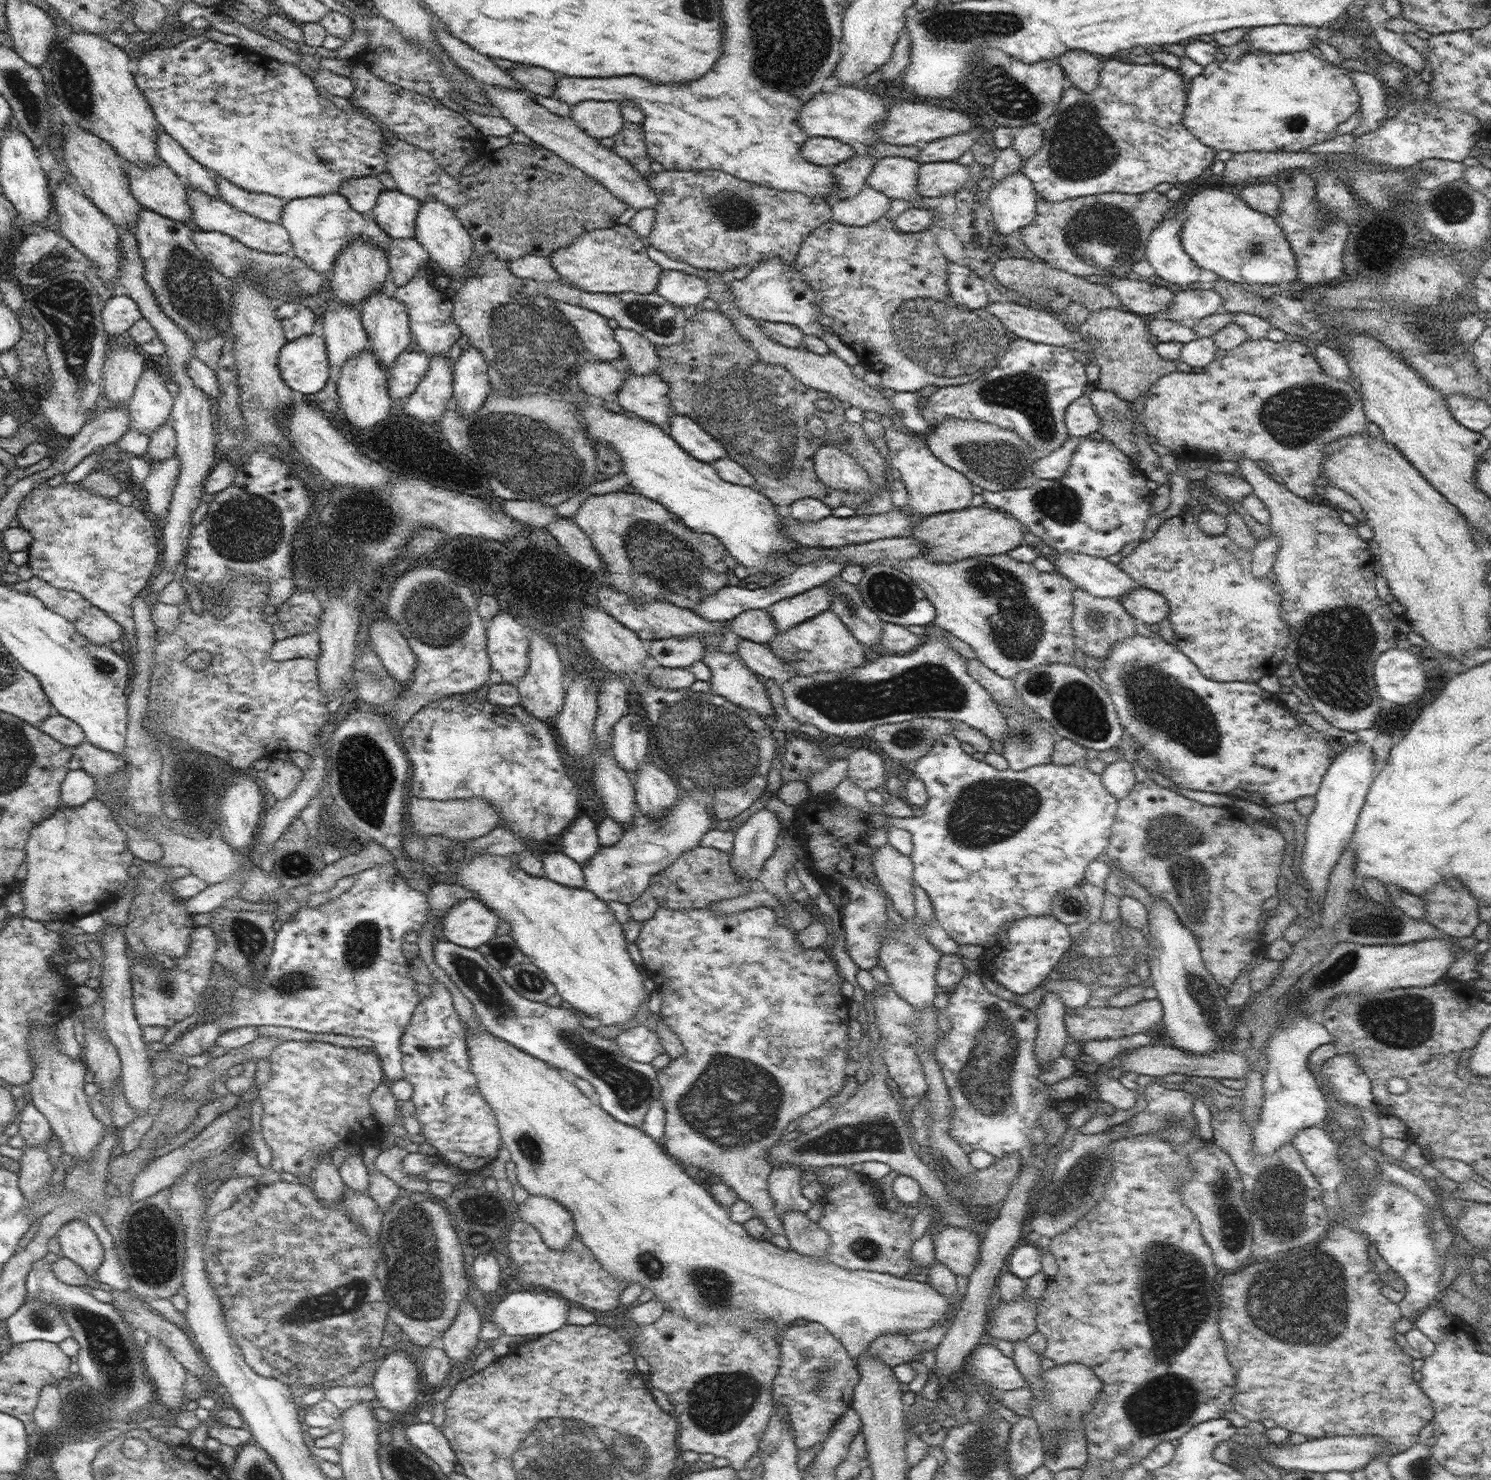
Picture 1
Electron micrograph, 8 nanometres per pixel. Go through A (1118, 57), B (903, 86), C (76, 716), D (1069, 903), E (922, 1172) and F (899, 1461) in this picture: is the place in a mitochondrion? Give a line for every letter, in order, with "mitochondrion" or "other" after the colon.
A: other
B: other
C: other
D: mitochondrion
E: other
F: other

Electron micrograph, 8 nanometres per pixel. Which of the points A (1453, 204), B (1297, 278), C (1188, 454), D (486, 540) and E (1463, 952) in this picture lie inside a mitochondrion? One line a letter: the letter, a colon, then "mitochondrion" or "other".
A: mitochondrion
B: other
C: other
D: other
E: other

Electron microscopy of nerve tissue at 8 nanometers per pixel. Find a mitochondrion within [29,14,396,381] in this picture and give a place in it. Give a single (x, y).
(193, 292)

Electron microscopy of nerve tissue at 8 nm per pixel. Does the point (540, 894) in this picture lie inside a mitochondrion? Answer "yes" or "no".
no

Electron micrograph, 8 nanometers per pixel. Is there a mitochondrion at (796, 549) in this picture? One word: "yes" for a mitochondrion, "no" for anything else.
no

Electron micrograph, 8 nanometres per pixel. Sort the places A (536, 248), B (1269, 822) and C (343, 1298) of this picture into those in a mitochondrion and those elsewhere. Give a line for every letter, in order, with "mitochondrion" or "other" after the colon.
A: other
B: other
C: mitochondrion

